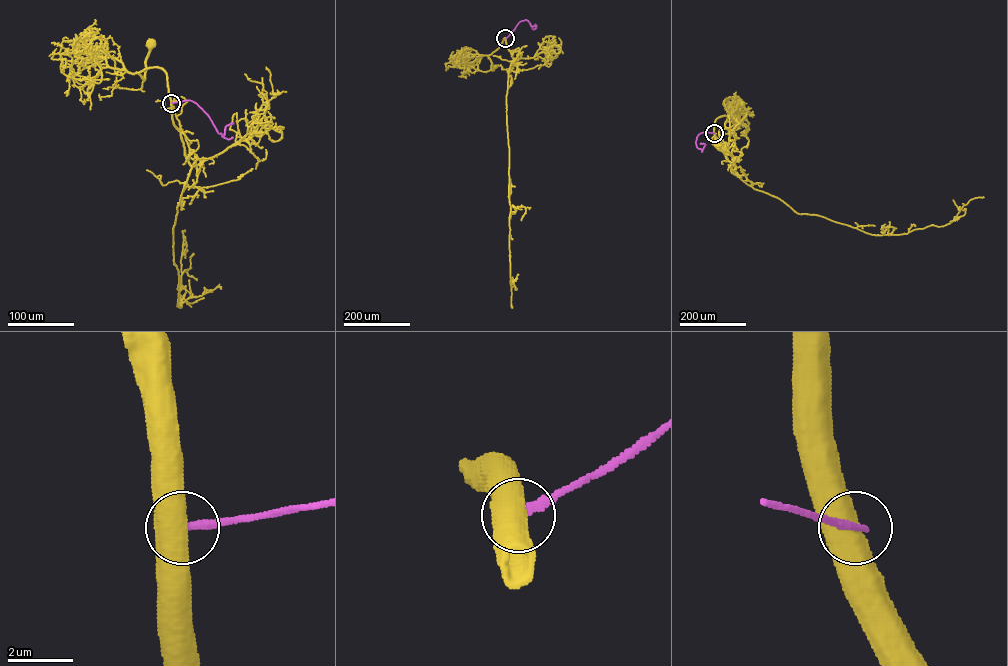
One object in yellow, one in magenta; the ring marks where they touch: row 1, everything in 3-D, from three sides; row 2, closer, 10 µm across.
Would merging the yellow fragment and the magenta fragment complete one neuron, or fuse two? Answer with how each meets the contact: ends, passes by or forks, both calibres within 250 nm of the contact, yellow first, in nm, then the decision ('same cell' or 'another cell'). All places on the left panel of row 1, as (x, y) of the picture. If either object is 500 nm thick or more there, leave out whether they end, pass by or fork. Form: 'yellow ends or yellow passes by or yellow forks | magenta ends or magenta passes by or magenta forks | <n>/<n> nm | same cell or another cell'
600/280 nm | another cell

